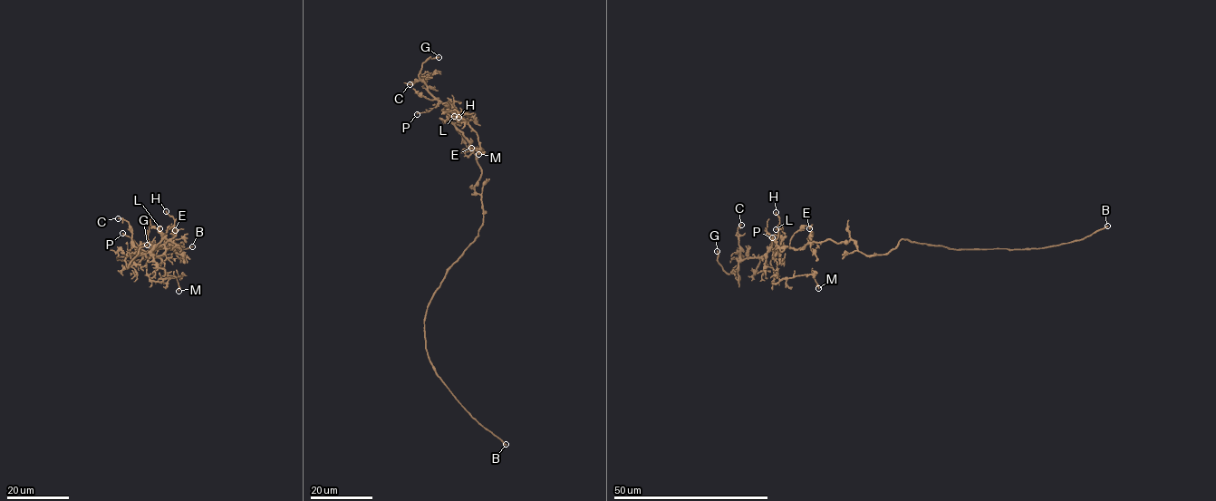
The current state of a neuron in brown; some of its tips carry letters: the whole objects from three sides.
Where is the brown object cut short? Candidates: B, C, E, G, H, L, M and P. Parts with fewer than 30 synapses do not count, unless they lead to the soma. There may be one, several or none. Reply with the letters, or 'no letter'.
B, G

